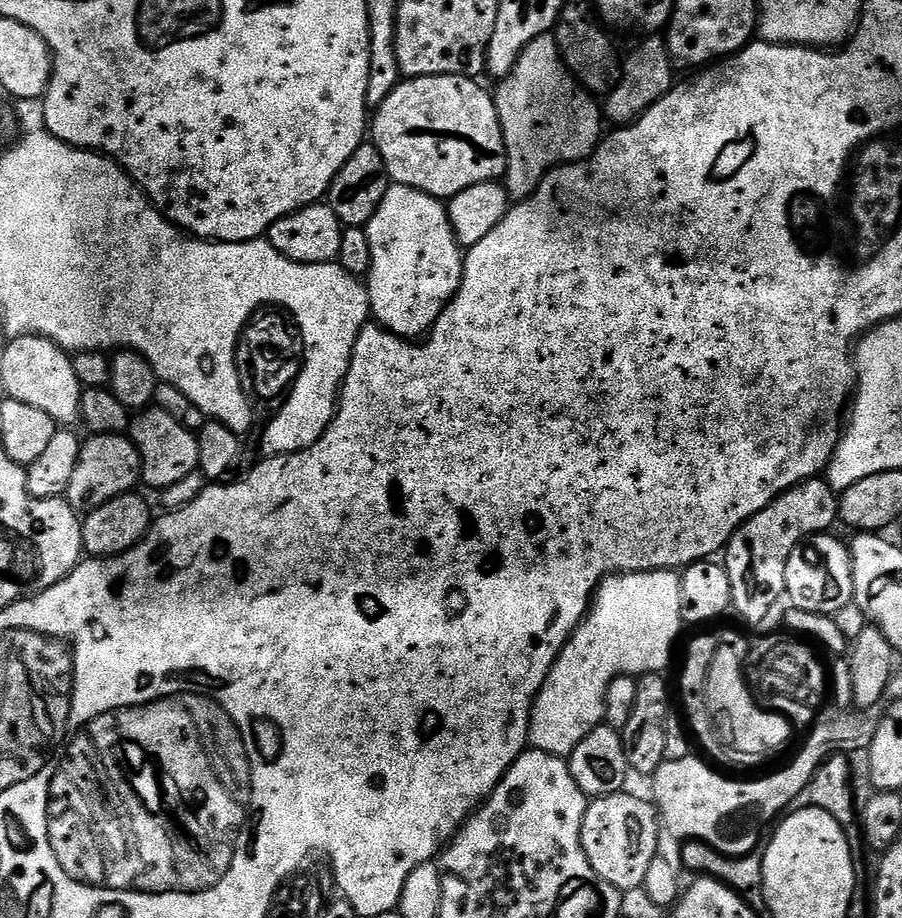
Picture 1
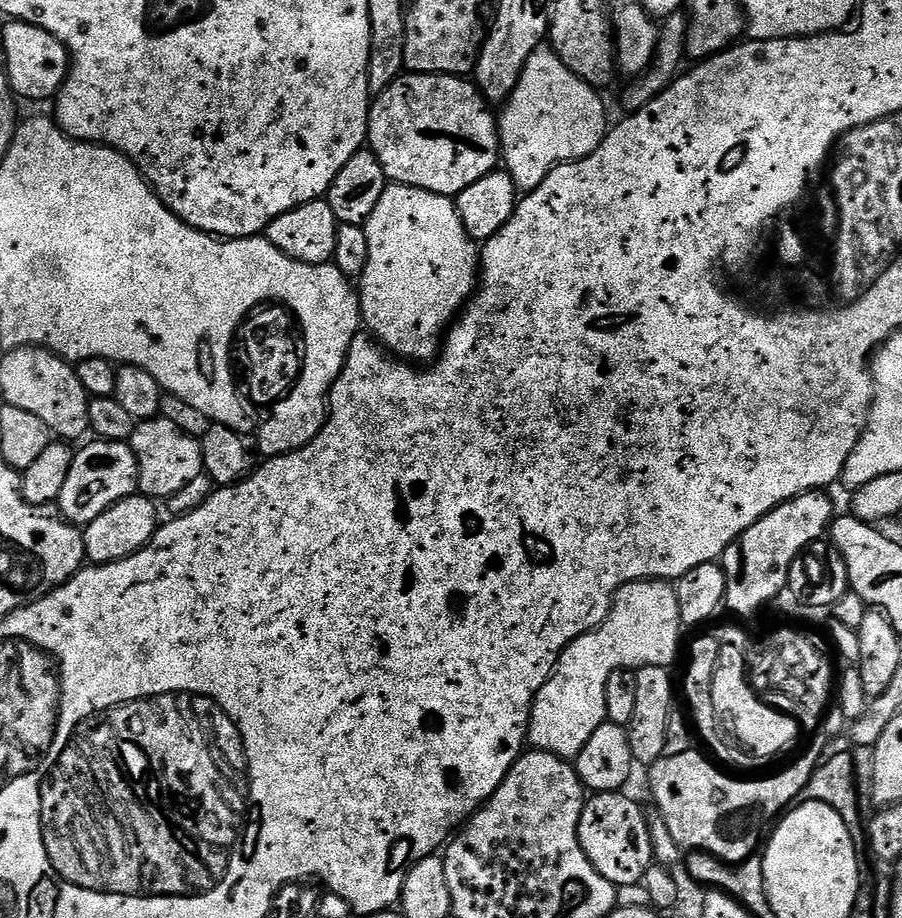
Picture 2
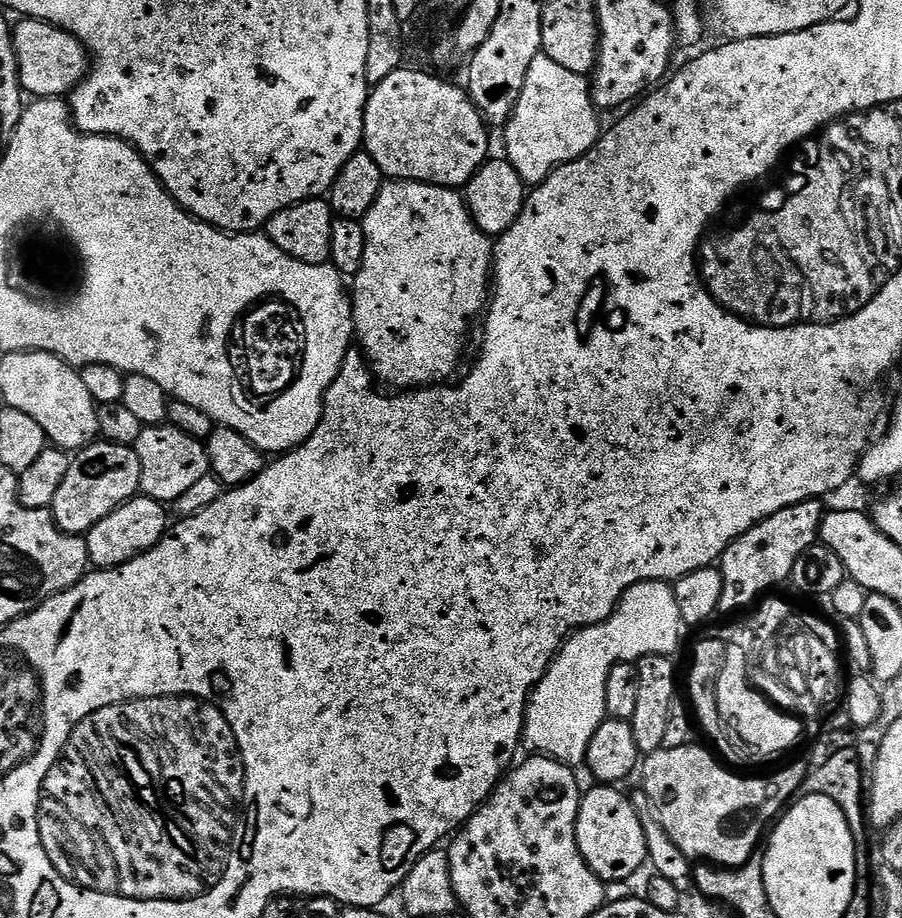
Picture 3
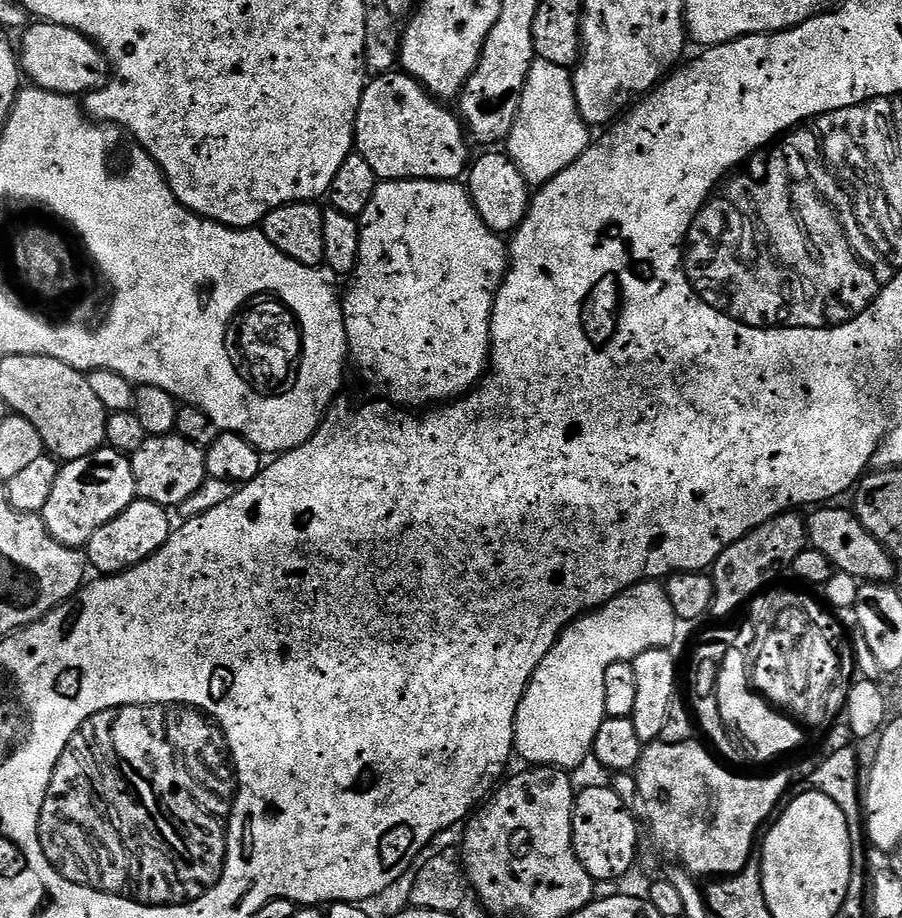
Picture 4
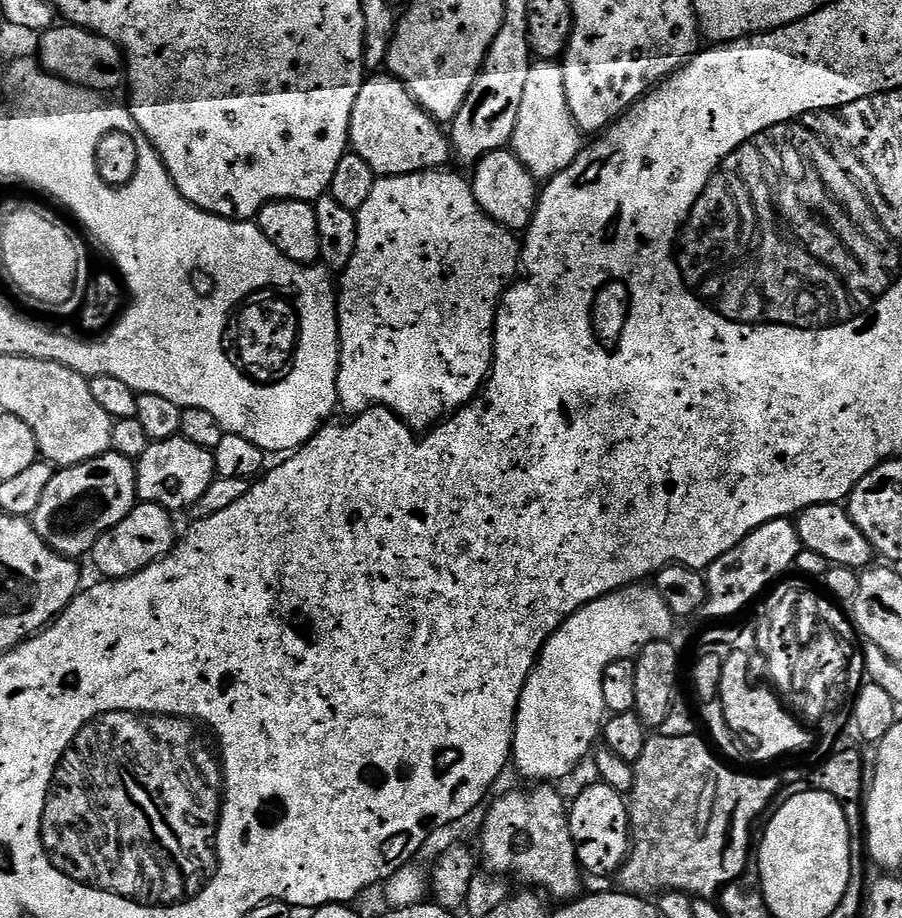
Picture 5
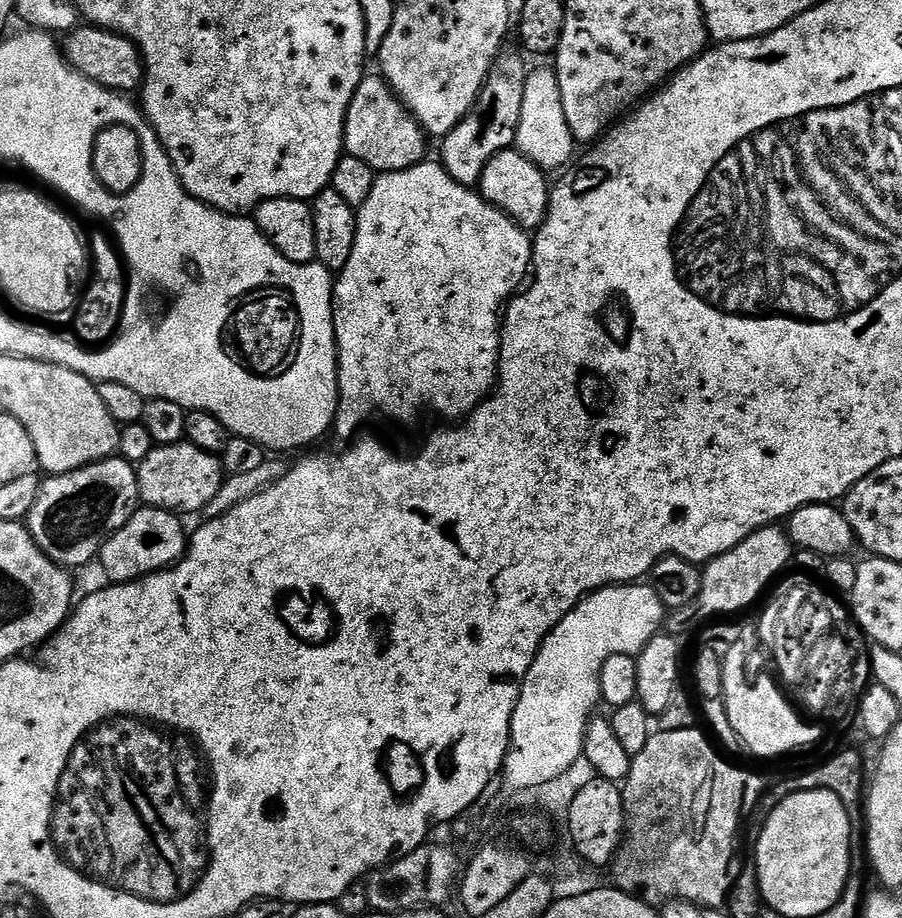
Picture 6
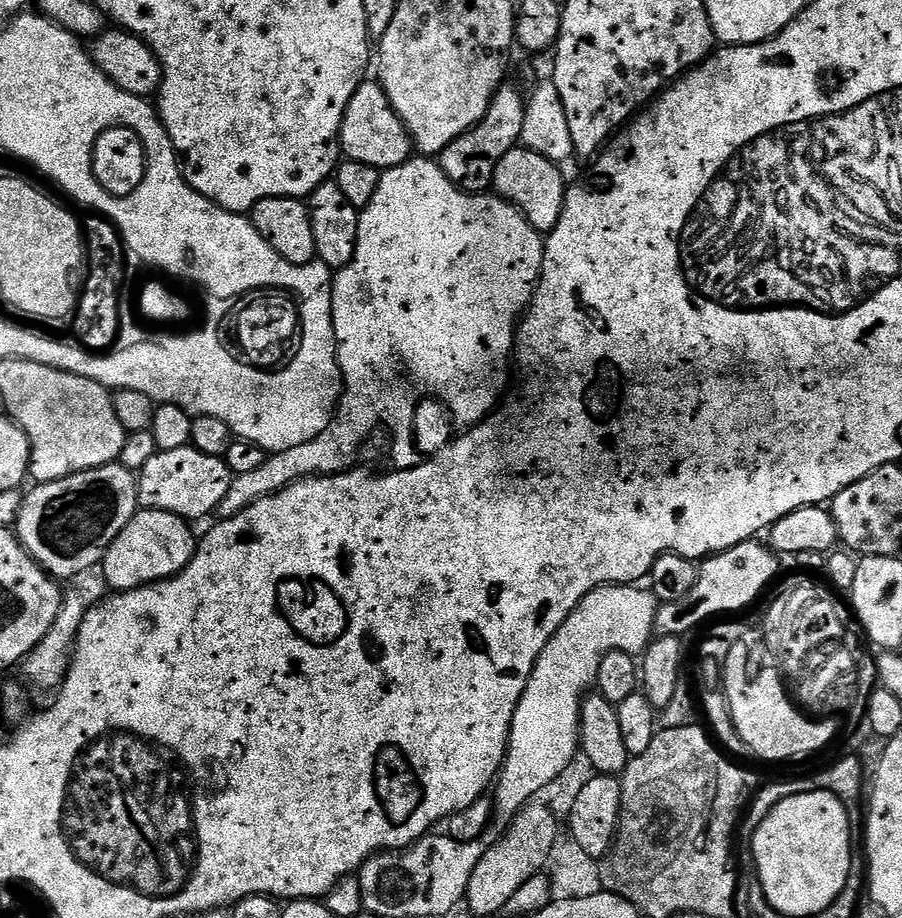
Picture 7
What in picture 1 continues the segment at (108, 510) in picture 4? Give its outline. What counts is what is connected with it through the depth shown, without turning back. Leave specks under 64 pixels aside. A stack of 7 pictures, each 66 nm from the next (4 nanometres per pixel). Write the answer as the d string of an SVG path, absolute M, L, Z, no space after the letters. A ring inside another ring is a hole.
M96 434L88 439L92 440L83 441L78 466L74 466L74 478L70 478L66 493L68 505L80 514L93 512L114 497L131 493L136 480L138 484L141 479L140 455L127 435Z

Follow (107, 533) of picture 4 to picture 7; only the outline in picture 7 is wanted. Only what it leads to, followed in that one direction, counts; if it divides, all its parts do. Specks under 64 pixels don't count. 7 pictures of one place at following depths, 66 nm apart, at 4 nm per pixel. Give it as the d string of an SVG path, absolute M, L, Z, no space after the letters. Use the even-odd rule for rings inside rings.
M146 508L137 511L136 515L130 518L127 526L110 542L102 561L104 568L104 580L109 584L112 592L129 592L135 588L141 588L147 584L156 584L159 580L169 580L170 577L176 576L183 568L192 561L192 555L196 553L197 537L192 537L189 521L184 520L181 516L175 516L162 510Z

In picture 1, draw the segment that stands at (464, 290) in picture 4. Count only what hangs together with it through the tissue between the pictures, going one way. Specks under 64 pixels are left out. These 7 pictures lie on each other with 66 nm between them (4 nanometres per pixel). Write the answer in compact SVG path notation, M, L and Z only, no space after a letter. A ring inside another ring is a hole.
M392 184L366 231L370 242L366 287L371 319L396 336L423 337L432 331L436 319L460 289L464 273L465 253L448 221L447 207L417 188Z

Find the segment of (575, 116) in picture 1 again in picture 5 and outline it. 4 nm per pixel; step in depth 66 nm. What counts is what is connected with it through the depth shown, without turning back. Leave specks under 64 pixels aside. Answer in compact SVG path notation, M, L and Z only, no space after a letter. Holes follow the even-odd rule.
M556 62L533 63L530 75L526 77L526 91L522 93L522 110L518 110L518 126L512 135L511 151L530 169L537 181L547 182L566 170L582 151L582 133L570 114L570 102L566 100L566 78L564 69Z

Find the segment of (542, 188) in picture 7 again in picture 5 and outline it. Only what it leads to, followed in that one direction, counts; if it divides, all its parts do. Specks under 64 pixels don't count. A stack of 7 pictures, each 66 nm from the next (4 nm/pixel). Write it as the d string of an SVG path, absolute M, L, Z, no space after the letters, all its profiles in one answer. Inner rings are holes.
M499 148L496 152L483 156L471 172L472 193L478 206L482 206L482 210L490 218L494 218L494 222L498 222L509 232L523 233L534 218L538 199L538 181L530 169L518 159L515 152Z

